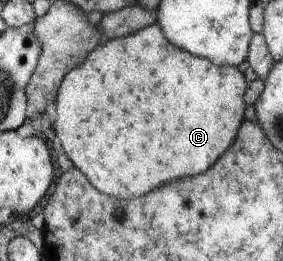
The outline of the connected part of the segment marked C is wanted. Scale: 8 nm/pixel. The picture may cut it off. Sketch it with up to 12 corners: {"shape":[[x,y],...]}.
{"shape":[[154,23],[63,78],[55,136],[130,200],[235,144],[246,78]]}

